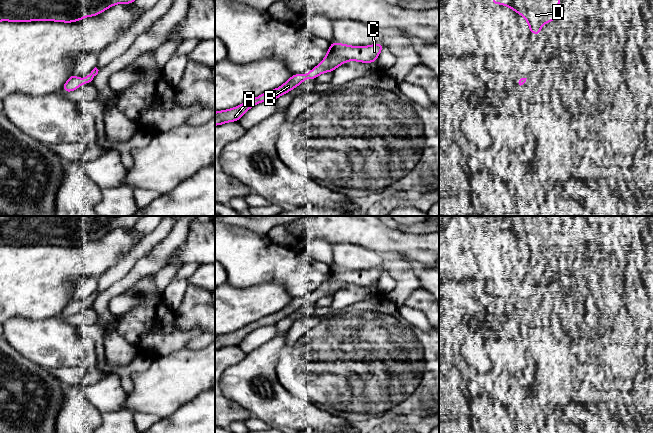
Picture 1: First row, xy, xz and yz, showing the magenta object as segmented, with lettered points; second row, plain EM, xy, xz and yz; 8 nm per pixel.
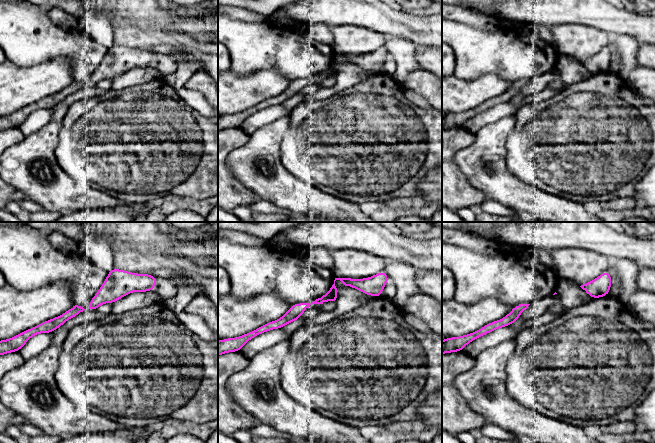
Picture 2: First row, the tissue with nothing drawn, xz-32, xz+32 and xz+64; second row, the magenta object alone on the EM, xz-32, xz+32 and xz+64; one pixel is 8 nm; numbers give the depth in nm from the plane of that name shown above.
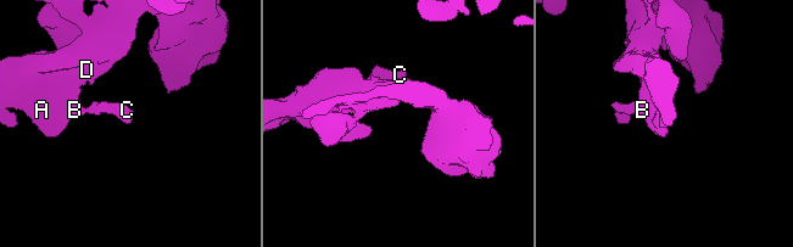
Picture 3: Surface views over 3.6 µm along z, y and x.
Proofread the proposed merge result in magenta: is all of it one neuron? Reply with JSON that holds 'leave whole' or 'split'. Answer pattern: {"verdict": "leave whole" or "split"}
{"verdict": "leave whole"}

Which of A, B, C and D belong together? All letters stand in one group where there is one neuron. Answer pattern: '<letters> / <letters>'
A B C D

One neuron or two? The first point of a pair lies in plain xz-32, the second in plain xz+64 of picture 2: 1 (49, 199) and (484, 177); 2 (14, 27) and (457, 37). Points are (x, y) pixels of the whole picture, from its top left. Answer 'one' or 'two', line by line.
1: one
2: one

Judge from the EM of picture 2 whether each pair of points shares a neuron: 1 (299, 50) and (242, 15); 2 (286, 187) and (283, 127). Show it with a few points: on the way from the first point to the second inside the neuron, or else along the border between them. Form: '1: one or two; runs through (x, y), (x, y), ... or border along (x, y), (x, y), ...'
1: two; border along (230, 16), (245, 21), (268, 21), (276, 26)
2: one; runs through (266, 180), (249, 168), (263, 146)

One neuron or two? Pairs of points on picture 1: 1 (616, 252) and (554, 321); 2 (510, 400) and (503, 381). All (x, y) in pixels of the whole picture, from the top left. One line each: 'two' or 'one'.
1: one
2: one

